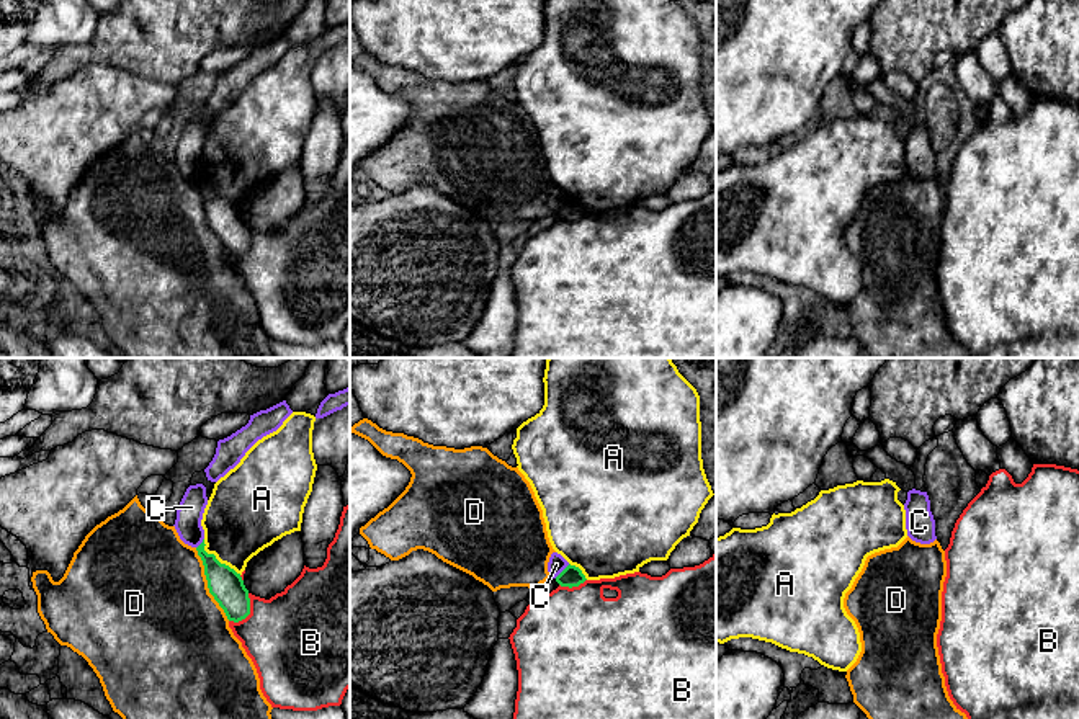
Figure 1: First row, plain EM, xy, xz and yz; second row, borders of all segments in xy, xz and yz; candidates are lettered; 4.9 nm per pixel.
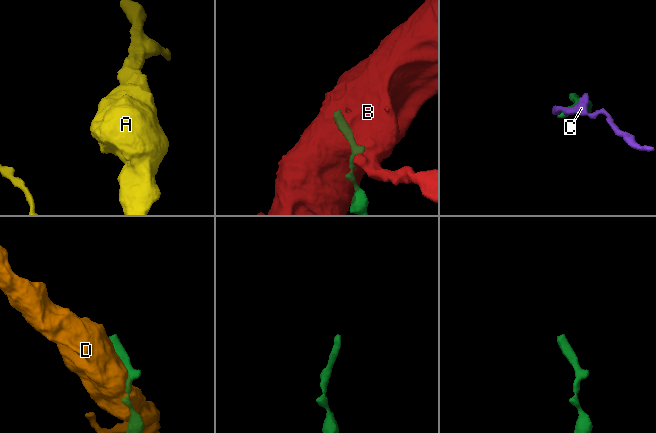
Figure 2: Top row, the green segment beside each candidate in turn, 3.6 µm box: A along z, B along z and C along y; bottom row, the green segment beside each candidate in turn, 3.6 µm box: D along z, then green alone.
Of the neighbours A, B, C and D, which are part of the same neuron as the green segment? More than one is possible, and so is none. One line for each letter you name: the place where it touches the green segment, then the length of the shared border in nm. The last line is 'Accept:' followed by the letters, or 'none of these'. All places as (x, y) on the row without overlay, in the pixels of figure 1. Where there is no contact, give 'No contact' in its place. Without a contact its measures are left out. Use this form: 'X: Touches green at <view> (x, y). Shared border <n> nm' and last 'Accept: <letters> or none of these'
Accept: none of these

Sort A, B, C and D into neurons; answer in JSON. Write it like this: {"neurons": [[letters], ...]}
{"neurons": [["A"], ["B"], ["C"], ["D"]]}

